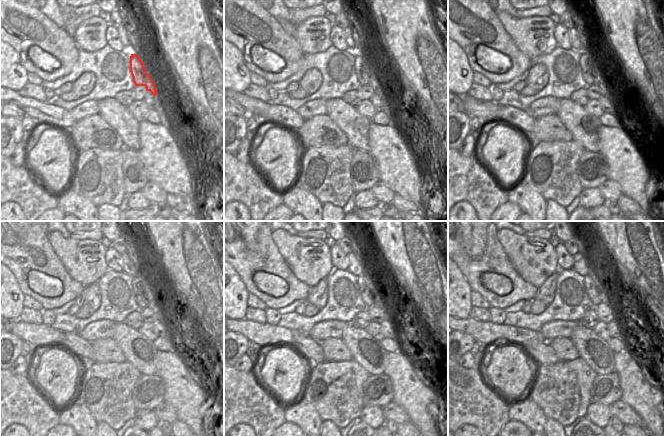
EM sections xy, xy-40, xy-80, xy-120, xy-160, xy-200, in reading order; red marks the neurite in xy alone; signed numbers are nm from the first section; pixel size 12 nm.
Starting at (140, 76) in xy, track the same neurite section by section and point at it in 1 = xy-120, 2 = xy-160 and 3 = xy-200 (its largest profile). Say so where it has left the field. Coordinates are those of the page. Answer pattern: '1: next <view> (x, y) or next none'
1: next xy-120 (144, 294)
2: next xy-160 (370, 295)
3: next xy-200 (593, 285)

